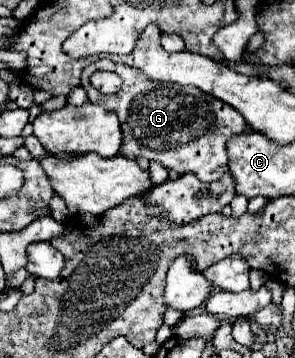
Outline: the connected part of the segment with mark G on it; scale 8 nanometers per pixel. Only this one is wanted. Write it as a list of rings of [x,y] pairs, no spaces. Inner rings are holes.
[[[108,58],[92,62],[82,72],[82,88],[86,90],[90,102],[98,102],[106,110],[112,110],[122,126],[124,142],[122,156],[138,158],[144,156],[148,160],[162,162],[168,170],[176,170],[178,174],[194,172],[204,182],[220,180],[222,174],[228,172],[228,154],[226,140],[234,134],[250,132],[250,126],[230,104],[194,88],[180,86],[174,82],[158,82],[142,76],[136,68],[126,64],[116,64]],[[98,70],[116,72],[124,84],[116,94],[102,94],[90,84],[90,76]]]

